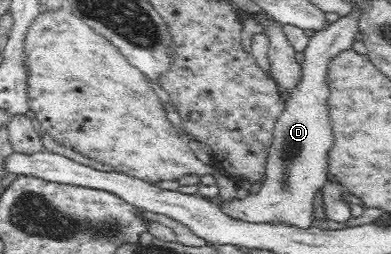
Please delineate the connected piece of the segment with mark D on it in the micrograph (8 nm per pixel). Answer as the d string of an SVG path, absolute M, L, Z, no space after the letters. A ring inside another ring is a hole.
M344 17L340 21L330 21L324 29L314 31L308 37L308 45L302 51L299 65L300 77L296 87L284 99L284 111L276 127L272 129L272 139L268 145L270 157L263 177L258 181L258 191L239 199L234 204L223 204L230 215L252 222L282 222L298 226L312 226L314 199L319 187L328 182L327 157L333 143L333 131L326 105L327 65L330 59L342 49L352 47L358 34L358 20Z

